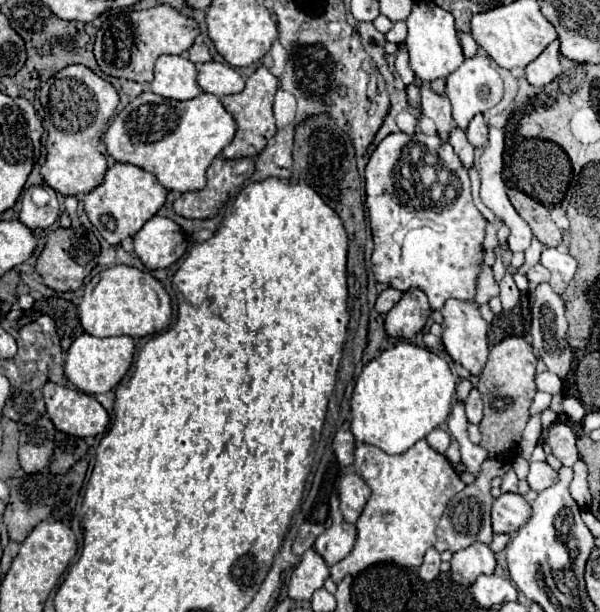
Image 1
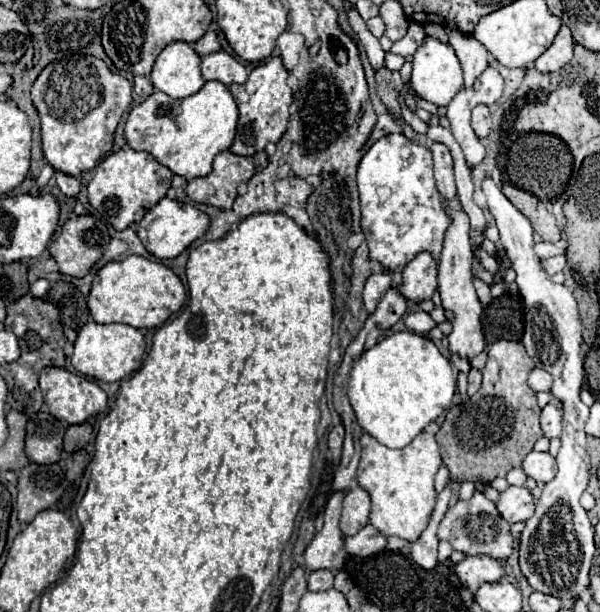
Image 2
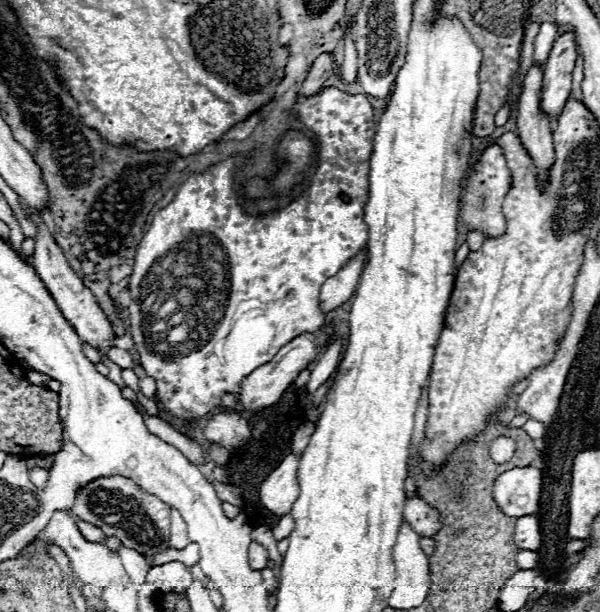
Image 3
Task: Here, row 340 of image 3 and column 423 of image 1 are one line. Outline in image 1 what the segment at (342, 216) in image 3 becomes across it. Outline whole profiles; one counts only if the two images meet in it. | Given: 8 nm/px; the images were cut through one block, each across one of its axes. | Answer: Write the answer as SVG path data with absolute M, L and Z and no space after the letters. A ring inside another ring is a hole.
M396 132L386 136L370 156L364 172L366 178L366 210L374 238L372 272L378 282L400 292L422 288L432 310L440 310L448 298L470 300L476 294L476 278L482 262L482 242L486 218L478 212L470 194L470 178L460 158L448 142L422 132Z

